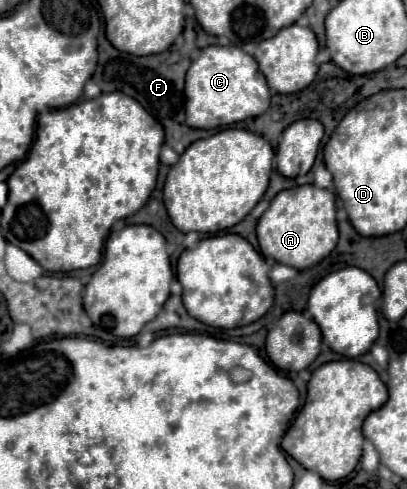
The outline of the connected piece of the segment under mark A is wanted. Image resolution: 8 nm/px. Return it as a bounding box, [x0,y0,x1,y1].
[257,184,339,270]

